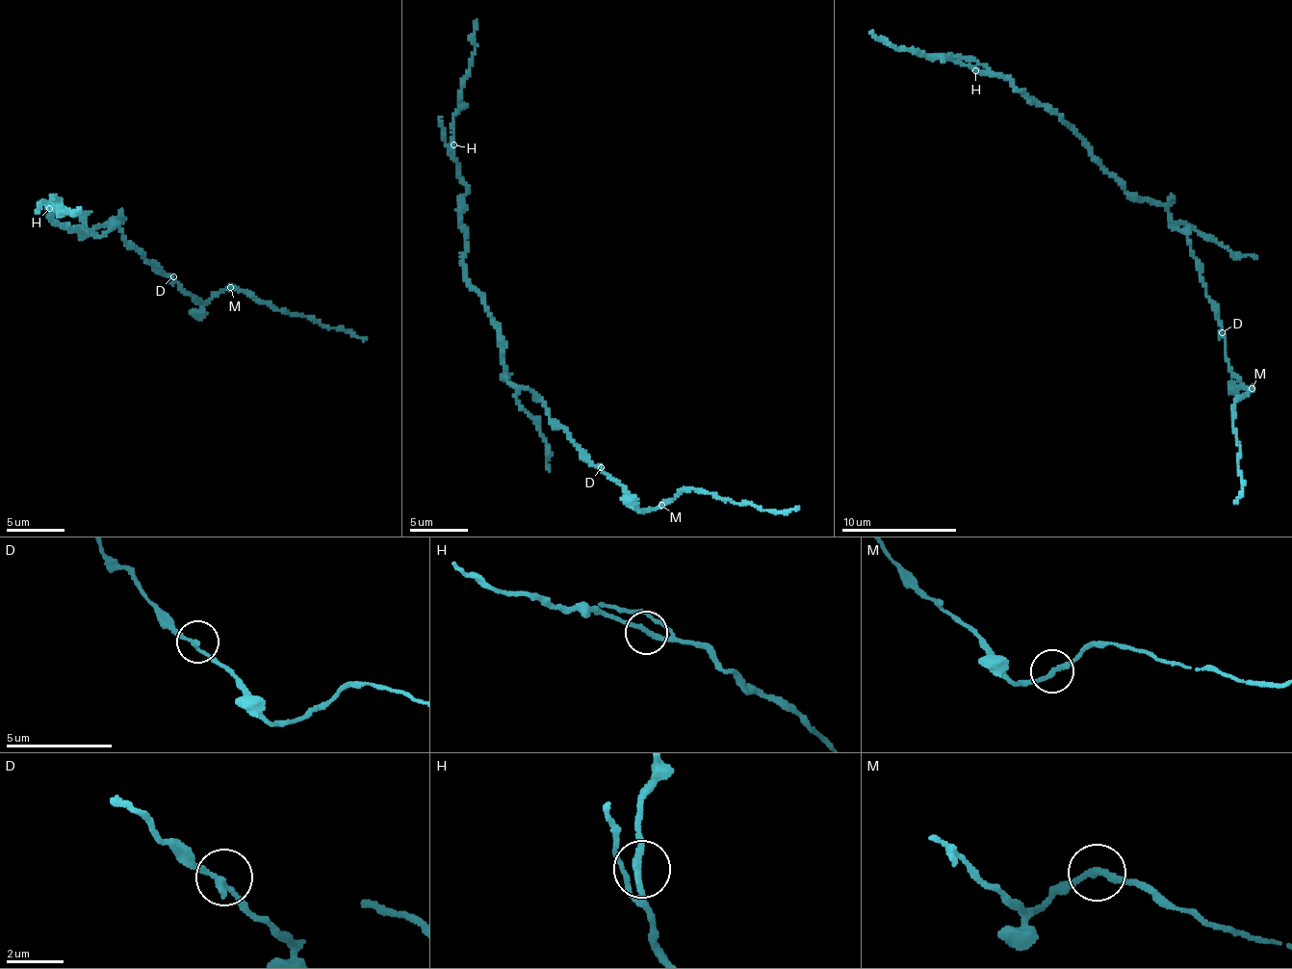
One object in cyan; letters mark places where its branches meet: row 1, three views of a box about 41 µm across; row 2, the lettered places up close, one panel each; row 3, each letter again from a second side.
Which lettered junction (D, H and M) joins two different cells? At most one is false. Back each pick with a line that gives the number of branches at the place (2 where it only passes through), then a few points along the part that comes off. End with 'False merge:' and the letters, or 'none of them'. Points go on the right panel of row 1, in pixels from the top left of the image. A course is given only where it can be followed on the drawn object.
False merge: none of them

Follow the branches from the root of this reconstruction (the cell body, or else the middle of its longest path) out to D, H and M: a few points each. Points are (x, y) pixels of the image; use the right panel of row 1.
D: (1172, 218), (1173, 230), (1184, 234), (1190, 244), (1197, 268), (1206, 284), (1206, 295), (1212, 303), (1222, 332)
H: (1172, 218), (1162, 204), (1150, 204), (1127, 195), (1068, 122), (1020, 92), (1001, 76), (975, 70)
M: (1172, 218), (1173, 230), (1187, 238), (1206, 295), (1215, 307), (1226, 359), (1251, 389)

